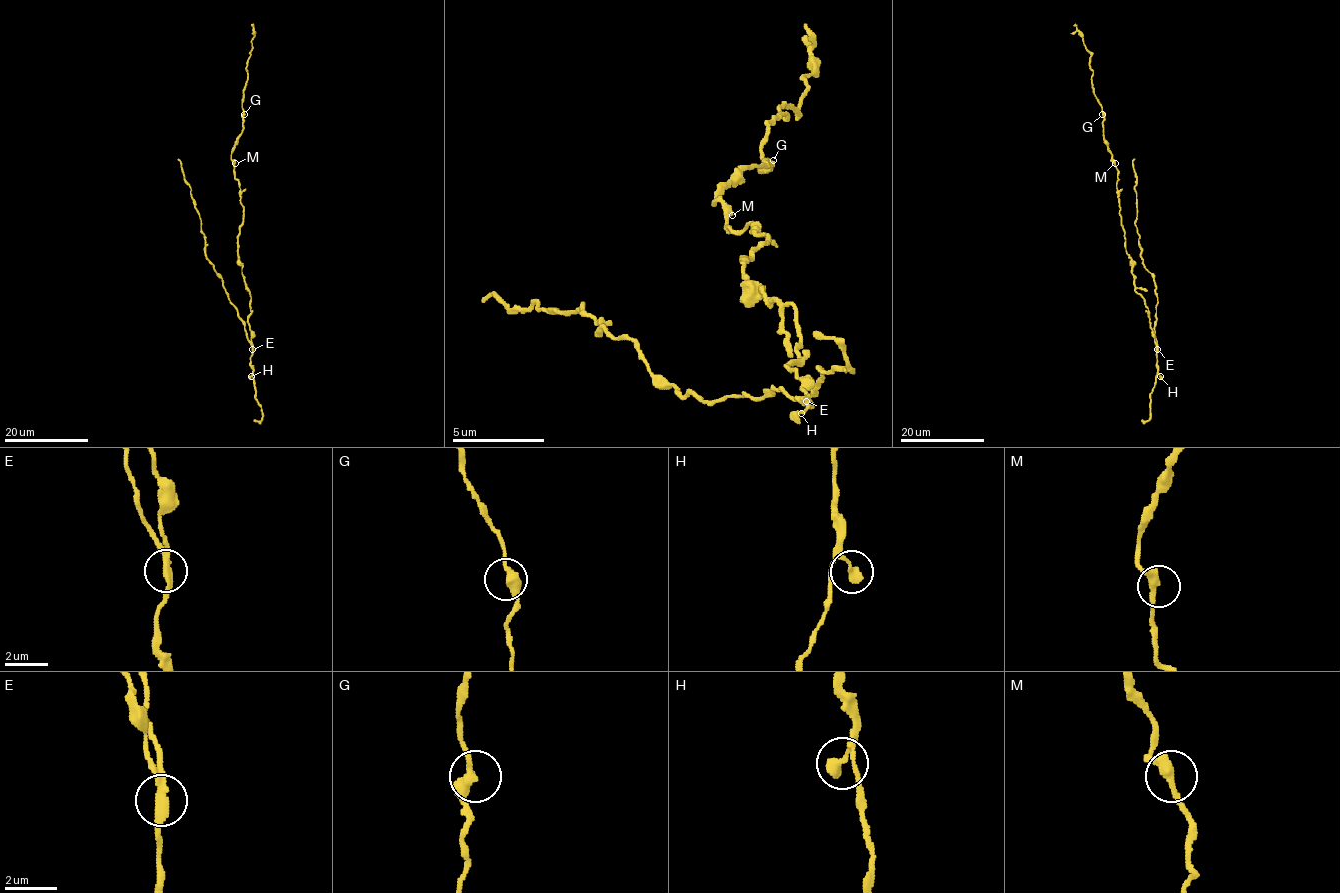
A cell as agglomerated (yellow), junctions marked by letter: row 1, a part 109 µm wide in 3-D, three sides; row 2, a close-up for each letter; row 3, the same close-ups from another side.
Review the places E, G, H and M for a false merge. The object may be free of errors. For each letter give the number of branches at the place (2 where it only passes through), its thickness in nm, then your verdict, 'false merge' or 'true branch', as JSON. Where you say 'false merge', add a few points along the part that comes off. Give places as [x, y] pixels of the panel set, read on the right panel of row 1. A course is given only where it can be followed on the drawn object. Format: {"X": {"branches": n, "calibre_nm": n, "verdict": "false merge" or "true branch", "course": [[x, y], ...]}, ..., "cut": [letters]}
{"E": {"branches": 2, "calibre_nm": 320, "verdict": "false merge", "course": [[1157, 349], [1155, 280], [1140, 255], [1135, 220], [1135, 159]]}, "G": {"branches": 2, "calibre_nm": 360, "verdict": "true branch"}, "H": {"branches": 2, "calibre_nm": 300, "verdict": "true branch"}, "M": {"branches": 2, "calibre_nm": 360, "verdict": "true branch"}, "cut": ["E"]}

